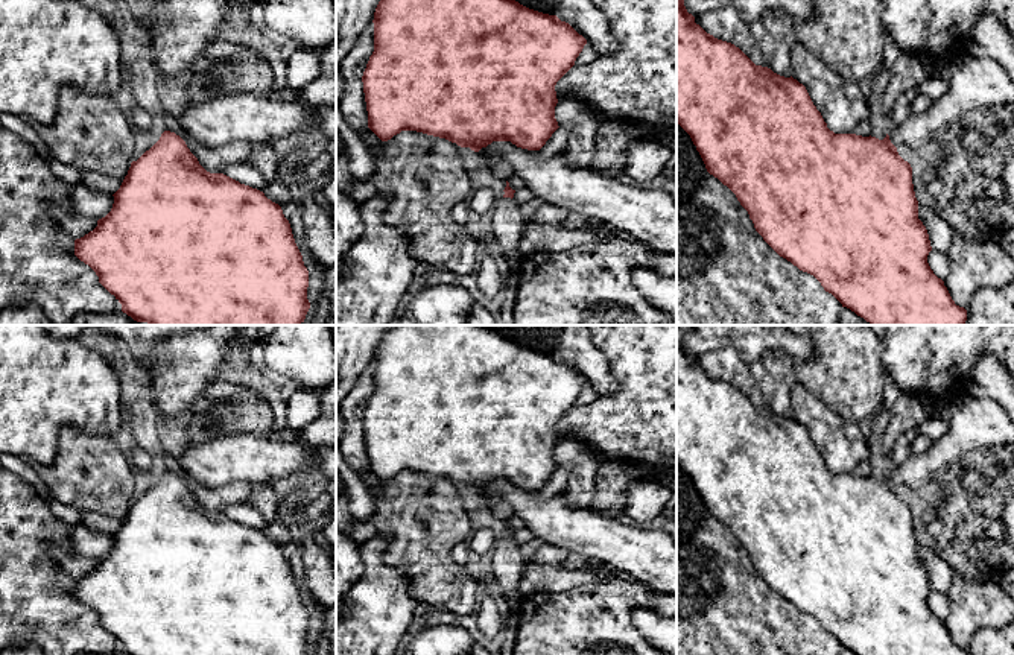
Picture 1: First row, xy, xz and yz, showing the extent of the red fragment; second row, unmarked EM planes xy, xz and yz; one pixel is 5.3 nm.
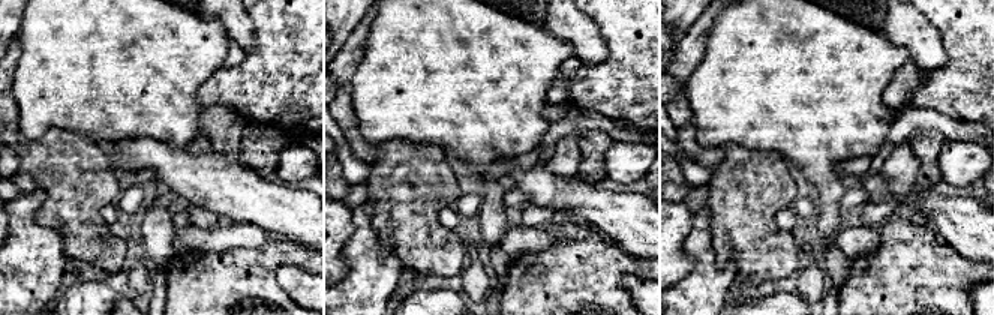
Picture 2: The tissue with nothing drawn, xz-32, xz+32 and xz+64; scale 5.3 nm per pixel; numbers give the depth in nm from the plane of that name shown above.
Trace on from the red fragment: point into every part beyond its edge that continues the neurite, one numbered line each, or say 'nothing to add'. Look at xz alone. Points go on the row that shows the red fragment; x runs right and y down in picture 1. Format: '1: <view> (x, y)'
1: xz (506, 224)

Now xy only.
nothing to add

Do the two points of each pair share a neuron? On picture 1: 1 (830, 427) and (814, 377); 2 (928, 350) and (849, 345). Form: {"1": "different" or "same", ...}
{"1": "different", "2": "different"}

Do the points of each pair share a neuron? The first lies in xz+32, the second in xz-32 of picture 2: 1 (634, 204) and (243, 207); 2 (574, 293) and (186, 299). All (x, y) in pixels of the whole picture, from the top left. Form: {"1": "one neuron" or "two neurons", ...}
{"1": "one neuron", "2": "one neuron"}

